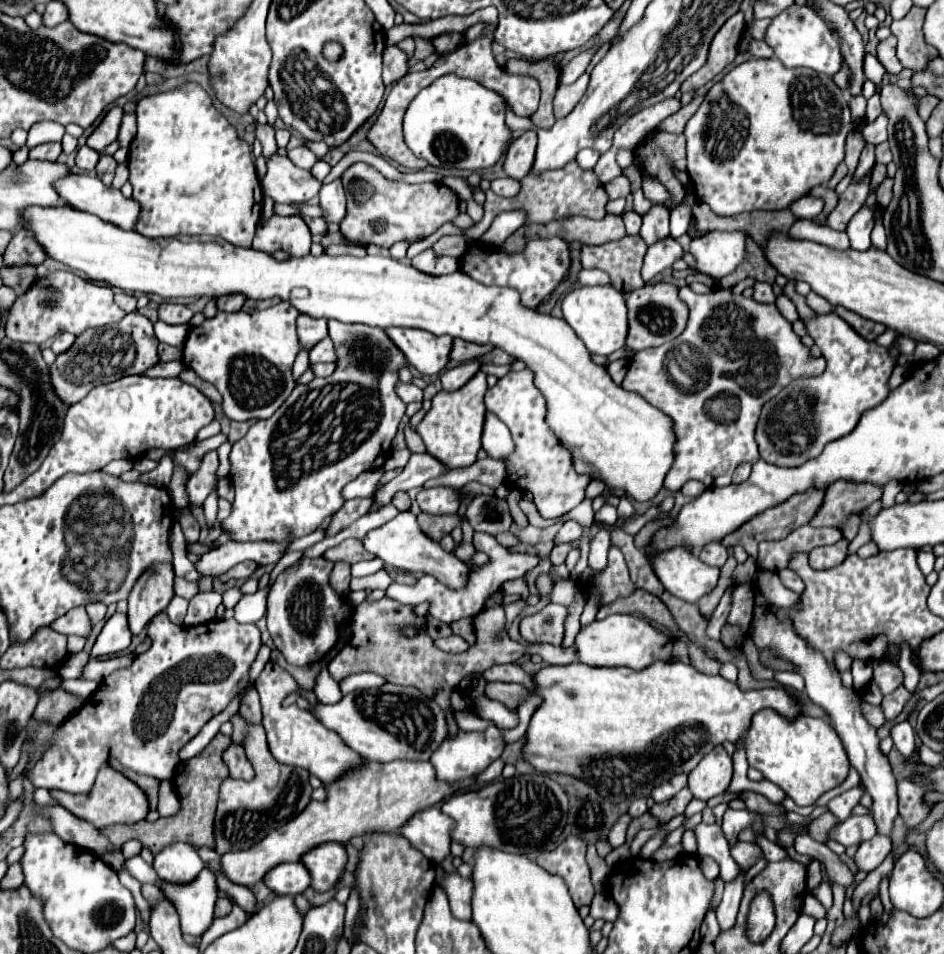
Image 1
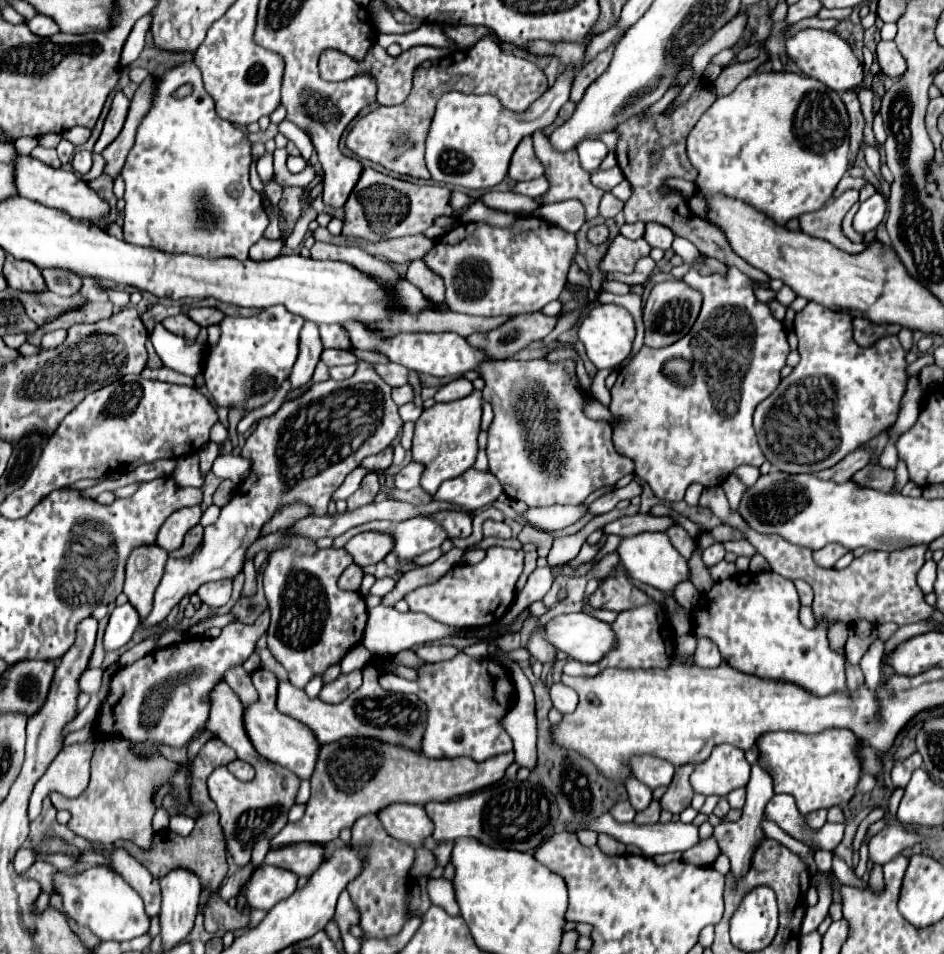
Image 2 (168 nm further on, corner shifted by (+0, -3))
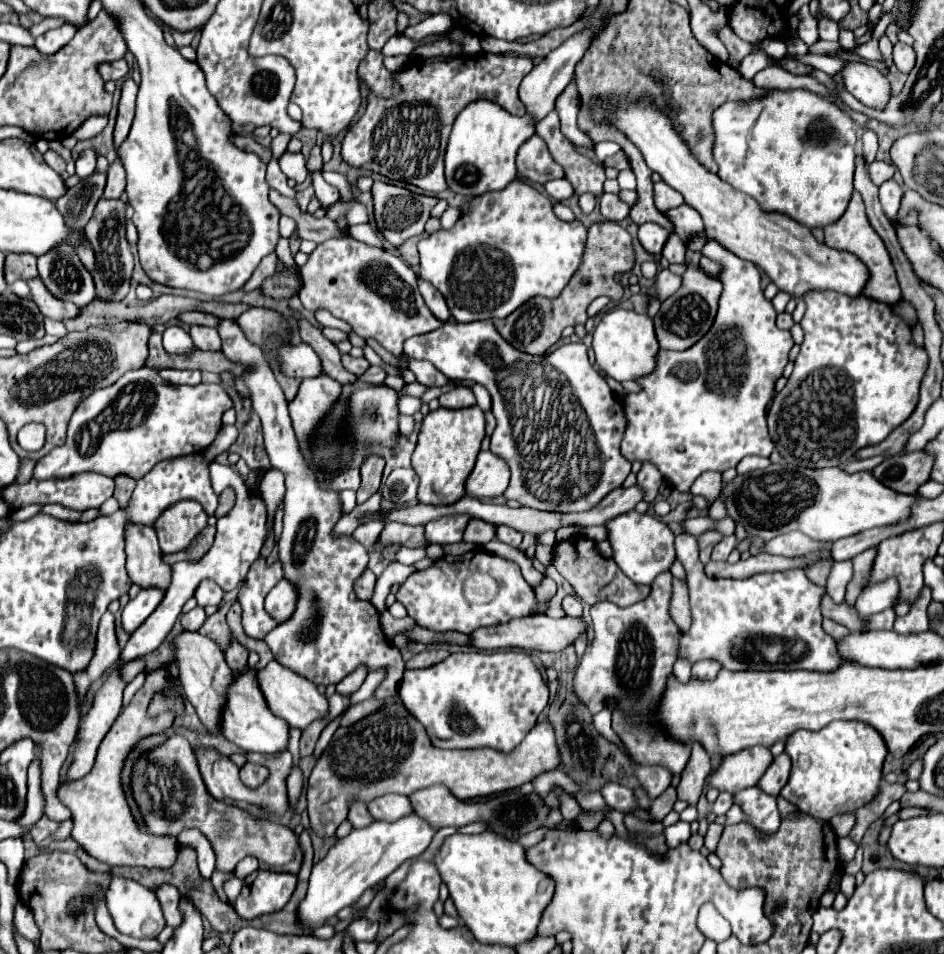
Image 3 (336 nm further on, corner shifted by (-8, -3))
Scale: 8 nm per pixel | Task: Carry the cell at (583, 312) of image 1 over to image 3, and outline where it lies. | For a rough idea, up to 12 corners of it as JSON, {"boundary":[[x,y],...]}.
{"boundary":[[617,308],[593,330],[597,366],[617,382],[655,370],[647,314]]}

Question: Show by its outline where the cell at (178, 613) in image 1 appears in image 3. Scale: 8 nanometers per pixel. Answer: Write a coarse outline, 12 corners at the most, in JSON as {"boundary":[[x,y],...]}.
{"boundary":[[199,606],[181,616],[183,630],[197,632],[205,622]]}

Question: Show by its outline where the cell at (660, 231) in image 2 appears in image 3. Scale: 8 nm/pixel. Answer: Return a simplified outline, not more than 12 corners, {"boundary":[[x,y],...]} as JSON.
{"boundary":[[671,234],[663,248],[669,264],[685,264],[687,248]]}

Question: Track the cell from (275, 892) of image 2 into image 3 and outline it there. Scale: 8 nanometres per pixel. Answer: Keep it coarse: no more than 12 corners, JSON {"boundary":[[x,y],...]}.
{"boundary":[[255,870],[231,908],[245,920],[281,910],[297,876]]}

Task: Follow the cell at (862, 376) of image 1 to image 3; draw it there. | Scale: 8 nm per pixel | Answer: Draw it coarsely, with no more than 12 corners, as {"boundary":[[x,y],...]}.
{"boundary":[[805,292],[767,424],[845,466],[919,402],[927,352],[891,306]]}

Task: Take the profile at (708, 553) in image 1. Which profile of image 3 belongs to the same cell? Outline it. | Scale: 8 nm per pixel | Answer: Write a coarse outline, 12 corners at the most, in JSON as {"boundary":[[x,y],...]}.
{"boundary":[[735,536],[723,538],[713,548],[711,560],[727,560],[735,546]]}

